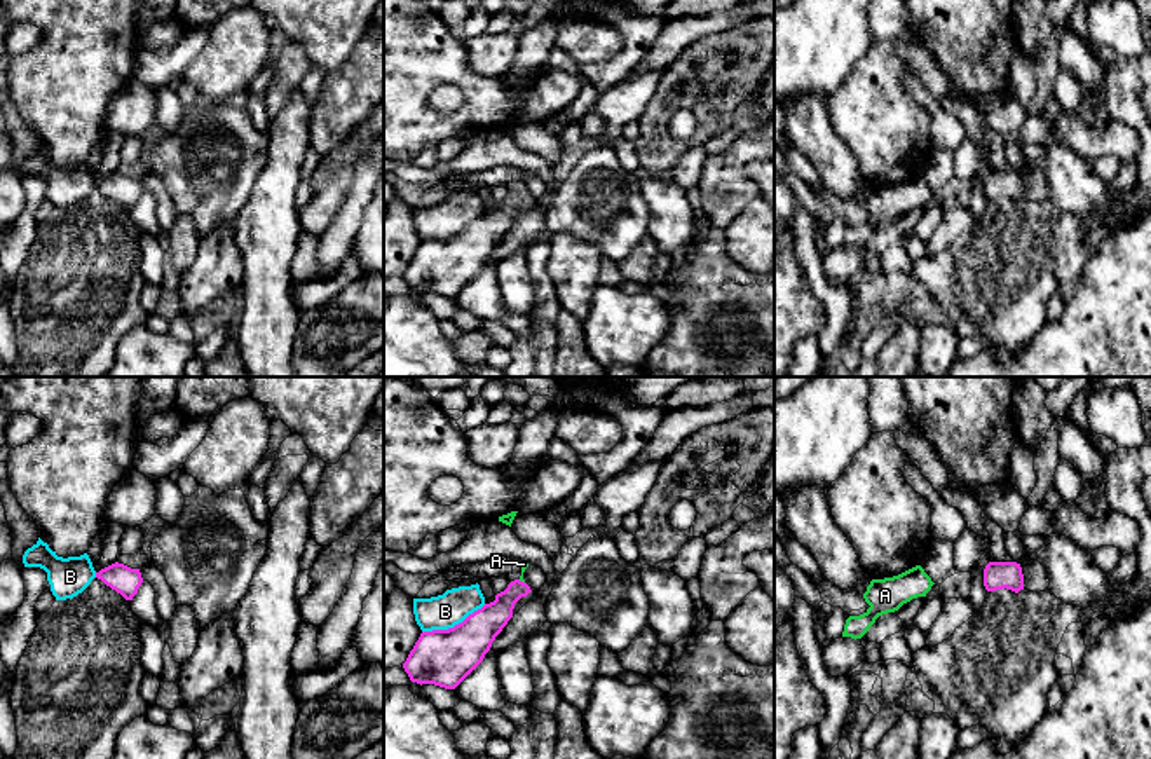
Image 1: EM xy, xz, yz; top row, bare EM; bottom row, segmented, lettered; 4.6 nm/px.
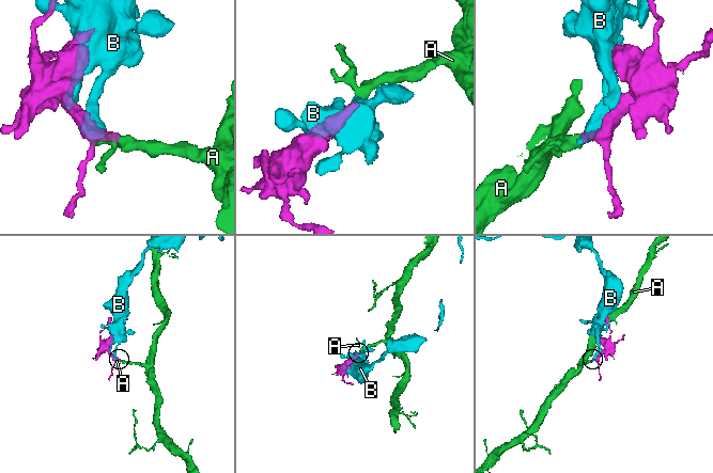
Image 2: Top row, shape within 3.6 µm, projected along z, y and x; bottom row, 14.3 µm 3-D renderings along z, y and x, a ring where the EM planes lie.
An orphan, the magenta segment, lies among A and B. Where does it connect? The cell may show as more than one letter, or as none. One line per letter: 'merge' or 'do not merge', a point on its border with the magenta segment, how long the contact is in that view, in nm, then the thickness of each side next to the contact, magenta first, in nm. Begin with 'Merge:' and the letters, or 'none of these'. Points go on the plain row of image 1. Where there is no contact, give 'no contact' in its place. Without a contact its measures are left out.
Merge: A
A: merge; contact xz (522, 191); length 40 nm; calibres 150 and 30 nm
B: do not merge; contact xz (456, 234); length 320 nm; calibres 260 and 160 nm

